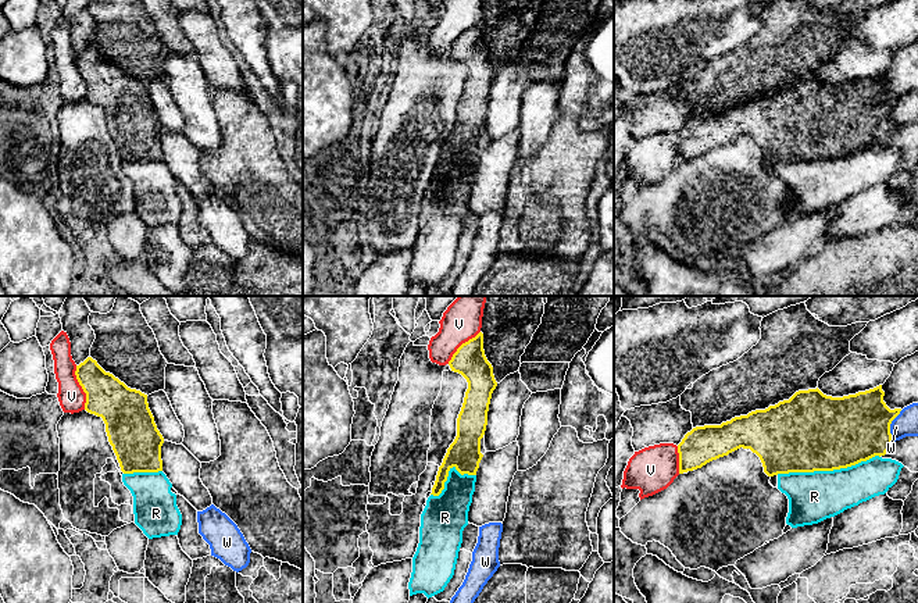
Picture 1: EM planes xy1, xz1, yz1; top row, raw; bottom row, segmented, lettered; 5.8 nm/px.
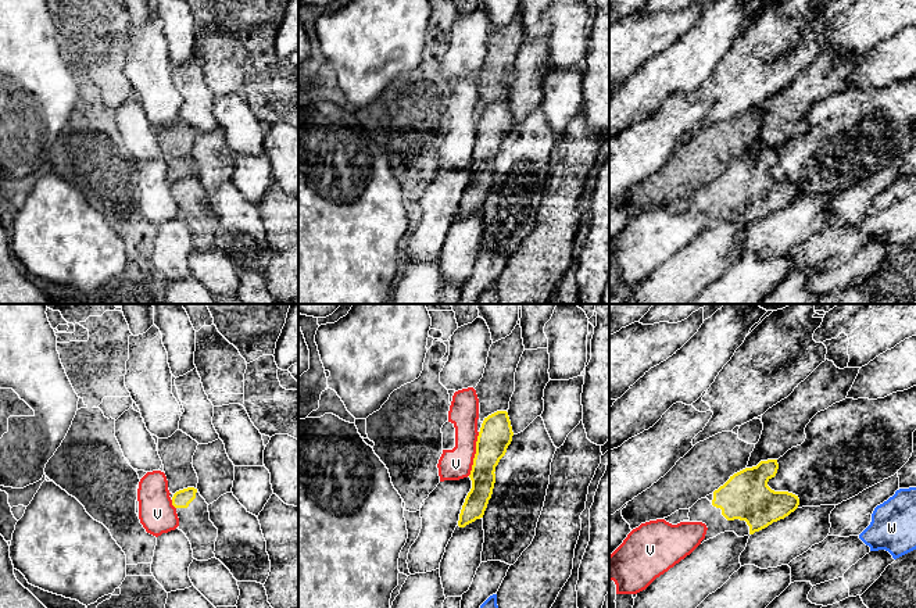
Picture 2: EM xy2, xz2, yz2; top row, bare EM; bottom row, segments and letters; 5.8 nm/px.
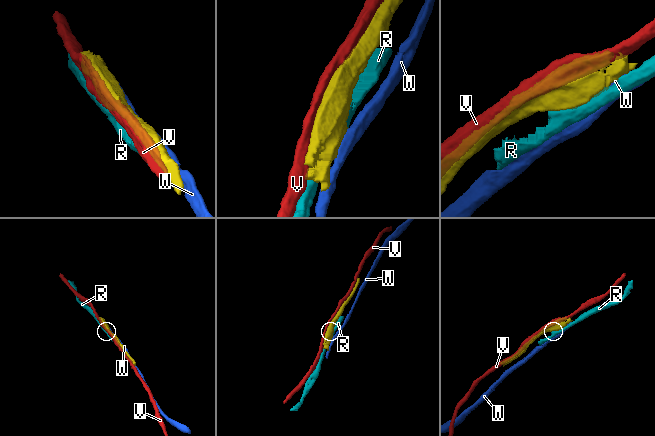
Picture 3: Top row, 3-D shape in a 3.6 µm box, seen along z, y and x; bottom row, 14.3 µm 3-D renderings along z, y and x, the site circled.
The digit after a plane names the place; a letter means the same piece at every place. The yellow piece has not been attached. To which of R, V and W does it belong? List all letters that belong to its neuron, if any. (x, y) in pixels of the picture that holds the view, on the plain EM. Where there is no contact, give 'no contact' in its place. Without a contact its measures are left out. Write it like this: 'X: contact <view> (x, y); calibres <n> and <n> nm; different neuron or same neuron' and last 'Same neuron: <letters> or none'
R: contact yz1 (828, 159); calibres 460 and 280 nm; different neuron
V: contact xy1 (82, 77); calibres 240 and 160 nm; different neuron
W: contact yz1 (889, 114); calibres 400 and 140 nm; different neuron
Same neuron: none

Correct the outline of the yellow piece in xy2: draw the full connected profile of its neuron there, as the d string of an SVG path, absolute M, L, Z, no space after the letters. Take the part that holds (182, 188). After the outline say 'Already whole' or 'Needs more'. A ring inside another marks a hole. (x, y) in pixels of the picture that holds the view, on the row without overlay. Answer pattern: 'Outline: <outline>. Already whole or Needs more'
Outline: M194 176L179 179L172 186L179 207L179 219L189 228L193 247L208 250L215 247L218 218L210 210L208 193Z. Needs more

